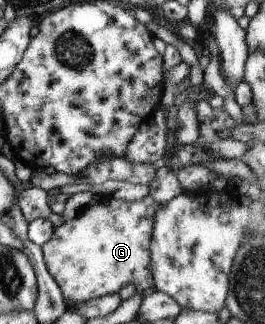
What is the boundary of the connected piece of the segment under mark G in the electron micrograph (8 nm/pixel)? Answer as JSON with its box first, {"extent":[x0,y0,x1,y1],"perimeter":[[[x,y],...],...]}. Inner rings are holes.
{"extent":[40,194,160,303],"perimeter":[[[151,194],[141,201],[123,201],[115,197],[106,197],[95,205],[87,205],[77,217],[55,228],[51,239],[40,248],[45,265],[51,277],[58,283],[66,301],[85,303],[89,299],[119,293],[119,289],[129,283],[135,285],[137,291],[144,291],[153,286],[151,235],[160,204]]]}

